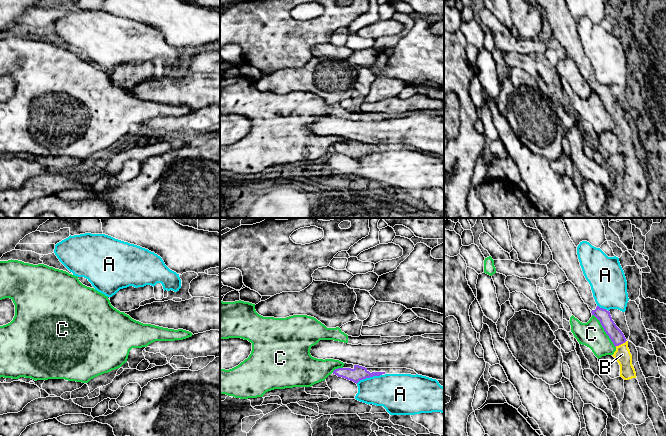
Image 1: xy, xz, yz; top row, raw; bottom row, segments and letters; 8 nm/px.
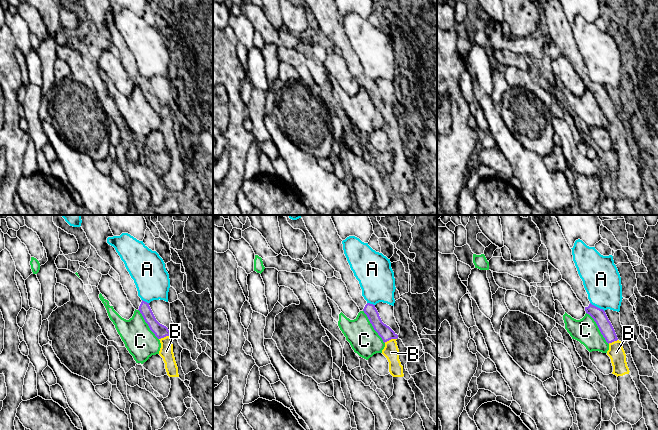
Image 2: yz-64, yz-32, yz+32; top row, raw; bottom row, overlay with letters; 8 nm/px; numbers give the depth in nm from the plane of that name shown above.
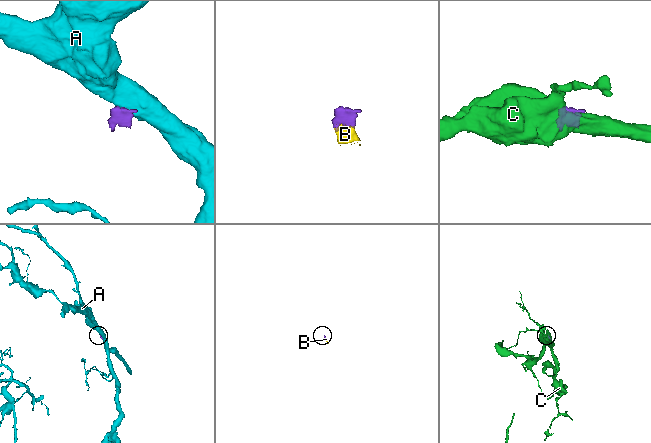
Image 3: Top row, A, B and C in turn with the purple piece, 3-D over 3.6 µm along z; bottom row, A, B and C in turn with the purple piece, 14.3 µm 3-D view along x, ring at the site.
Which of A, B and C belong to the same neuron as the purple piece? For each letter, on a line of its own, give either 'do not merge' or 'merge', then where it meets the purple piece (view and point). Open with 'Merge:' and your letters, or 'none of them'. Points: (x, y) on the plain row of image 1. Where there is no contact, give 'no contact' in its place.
Merge: B
A: do not merge | xz (368, 153)
B: merge | yz (620, 120)
C: do not merge | yz (604, 106)

